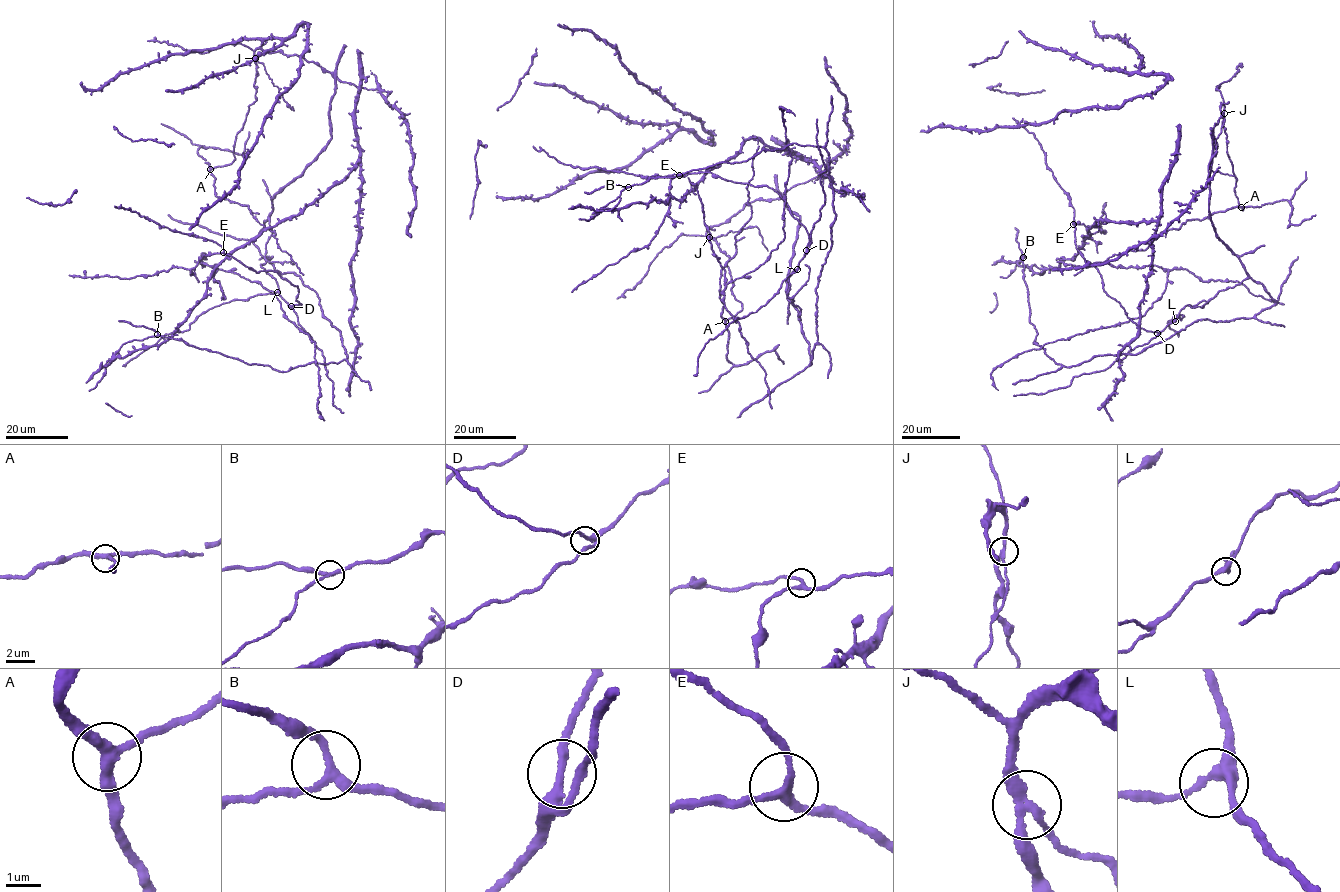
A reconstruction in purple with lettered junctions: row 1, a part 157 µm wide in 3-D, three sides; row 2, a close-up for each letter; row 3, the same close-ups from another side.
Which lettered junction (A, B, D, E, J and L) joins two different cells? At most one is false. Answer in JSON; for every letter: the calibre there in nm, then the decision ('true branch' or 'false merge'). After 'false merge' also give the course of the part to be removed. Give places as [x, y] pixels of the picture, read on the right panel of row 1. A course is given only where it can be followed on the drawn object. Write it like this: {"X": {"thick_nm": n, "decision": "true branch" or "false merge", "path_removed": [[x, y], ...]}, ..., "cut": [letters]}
{"A": {"thick_nm": 280, "decision": "true branch"}, "B": {"thick_nm": 220, "decision": "true branch"}, "D": {"thick_nm": 240, "decision": "true branch"}, "E": {"thick_nm": 220, "decision": "true branch"}, "J": {"thick_nm": 220, "decision": "false merge", "path_removed": [[1224, 113], [1211, 169], [1235, 176]]}, "L": {"thick_nm": 280, "decision": "true branch"}, "cut": ["J"]}

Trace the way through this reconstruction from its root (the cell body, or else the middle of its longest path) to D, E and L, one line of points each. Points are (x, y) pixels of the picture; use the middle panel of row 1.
D: (763, 150), (796, 143), (828, 155), (835, 218), (815, 290), (811, 363), (801, 309), (787, 295), (806, 250)
E: (763, 150), (796, 143), (828, 155), (835, 218), (811, 363), (787, 295), (805, 227), (766, 186), (679, 175)
L: (763, 150), (796, 143), (828, 155), (835, 218), (815, 290), (811, 363), (801, 309), (787, 295), (797, 269)

